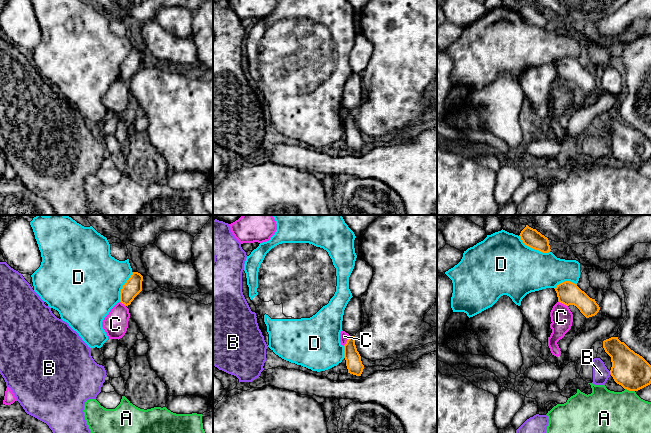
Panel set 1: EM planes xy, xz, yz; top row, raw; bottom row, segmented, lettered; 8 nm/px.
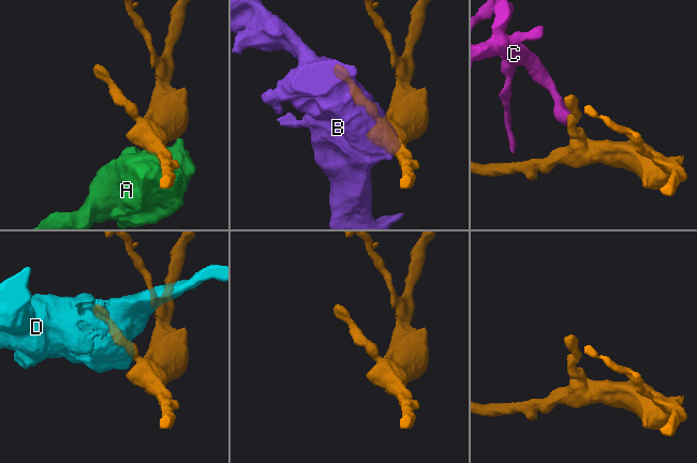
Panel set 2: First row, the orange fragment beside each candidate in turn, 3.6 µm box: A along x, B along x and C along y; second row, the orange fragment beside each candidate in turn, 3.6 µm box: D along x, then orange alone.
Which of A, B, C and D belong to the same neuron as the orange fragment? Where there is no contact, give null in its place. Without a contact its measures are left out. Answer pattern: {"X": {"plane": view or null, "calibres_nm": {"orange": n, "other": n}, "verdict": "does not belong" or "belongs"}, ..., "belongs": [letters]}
{"A": {"plane": "yz", "calibres_nm": {"orange": 280, "other": 460}, "verdict": "does not belong"}, "B": {"plane": "yz", "calibres_nm": {"orange": 280, "other": 130}, "verdict": "does not belong"}, "C": {"plane": "xz", "calibres_nm": {"orange": 130, "other": 70}, "verdict": "does not belong"}, "D": {"plane": "yz", "calibres_nm": {"orange": 150, "other": 440}, "verdict": "does not belong"}, "belongs": []}

